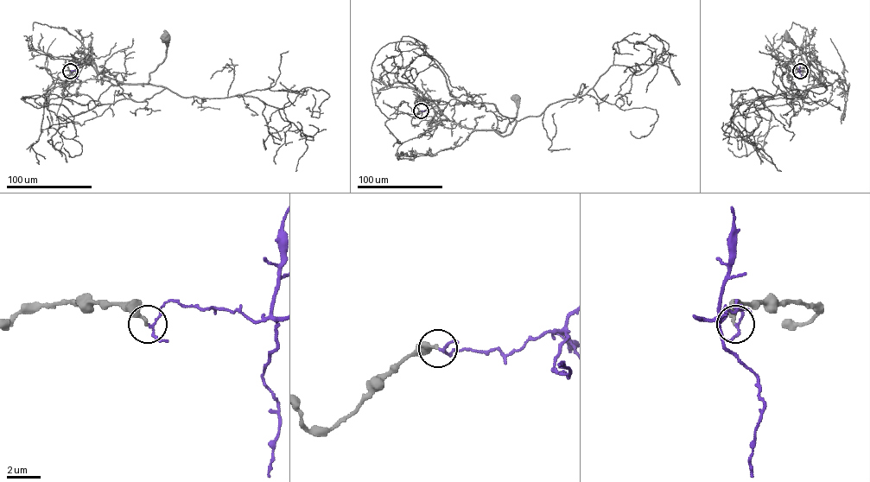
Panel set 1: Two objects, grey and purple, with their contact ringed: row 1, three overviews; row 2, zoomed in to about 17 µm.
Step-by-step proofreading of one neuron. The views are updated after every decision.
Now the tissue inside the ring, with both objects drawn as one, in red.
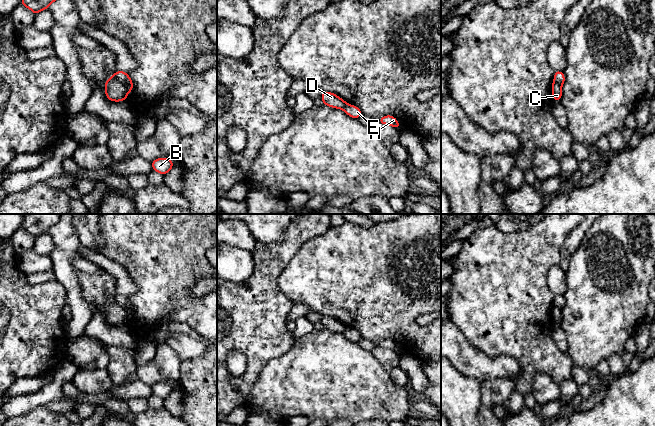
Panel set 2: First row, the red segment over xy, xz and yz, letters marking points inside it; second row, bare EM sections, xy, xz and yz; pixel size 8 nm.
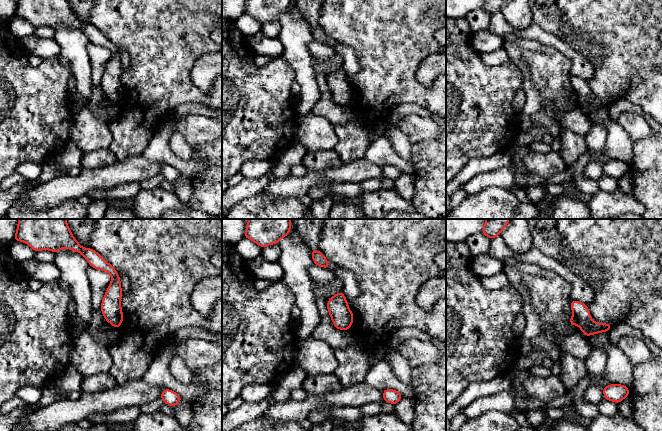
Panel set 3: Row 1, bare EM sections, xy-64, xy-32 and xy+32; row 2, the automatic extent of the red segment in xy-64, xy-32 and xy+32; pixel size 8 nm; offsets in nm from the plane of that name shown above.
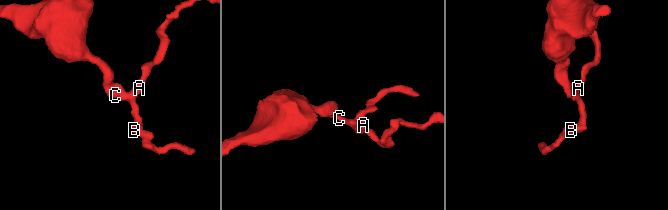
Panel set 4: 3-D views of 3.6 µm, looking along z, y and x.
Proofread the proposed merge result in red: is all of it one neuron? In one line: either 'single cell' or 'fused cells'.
fused cells

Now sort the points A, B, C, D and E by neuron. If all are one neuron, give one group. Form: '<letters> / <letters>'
A B E / C D

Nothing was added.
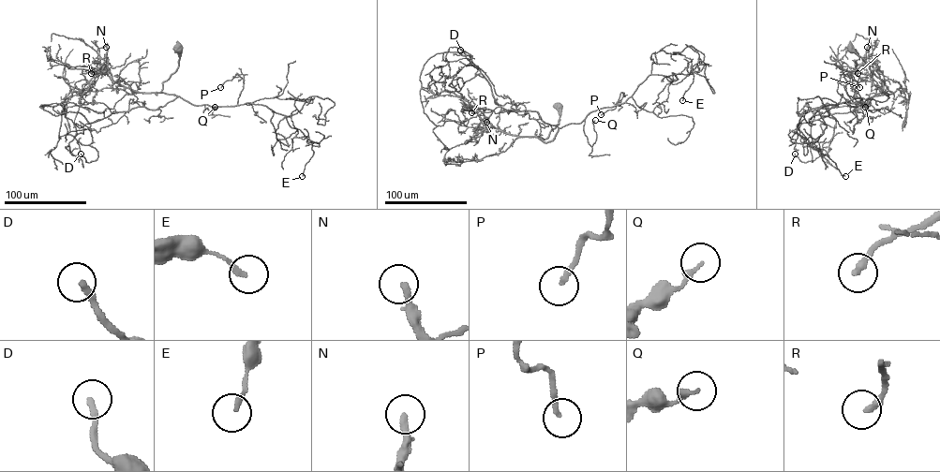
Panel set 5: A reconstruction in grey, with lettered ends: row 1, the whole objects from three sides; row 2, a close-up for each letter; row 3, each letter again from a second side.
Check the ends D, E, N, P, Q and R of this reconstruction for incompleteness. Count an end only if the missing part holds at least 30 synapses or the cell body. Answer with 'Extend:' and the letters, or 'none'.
Extend: D, N

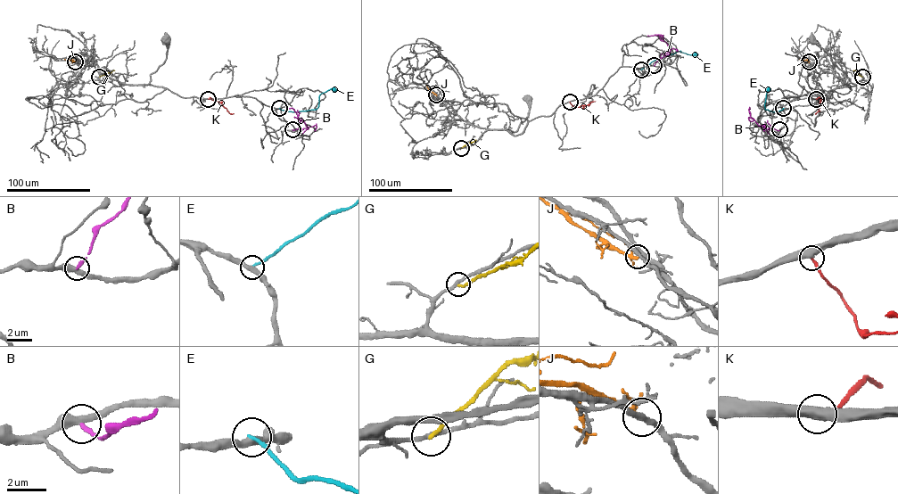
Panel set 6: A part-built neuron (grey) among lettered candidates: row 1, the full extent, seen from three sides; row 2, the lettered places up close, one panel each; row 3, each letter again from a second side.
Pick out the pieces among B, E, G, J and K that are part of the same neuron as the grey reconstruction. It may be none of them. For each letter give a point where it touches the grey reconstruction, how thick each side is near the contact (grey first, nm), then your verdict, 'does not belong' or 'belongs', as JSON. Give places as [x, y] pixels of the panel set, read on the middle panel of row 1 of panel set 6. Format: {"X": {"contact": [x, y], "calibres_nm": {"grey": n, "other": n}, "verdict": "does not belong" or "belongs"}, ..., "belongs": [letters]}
{"B": {"contact": [654, 65], "calibres_nm": {"grey": 400, "other": 240}, "verdict": "does not belong"}, "E": {"contact": [641, 69], "calibres_nm": {"grey": 360, "other": 180}, "verdict": "does not belong"}, "G": {"contact": [461, 148], "calibres_nm": {"grey": 240, "other": 220}, "verdict": "does not belong"}, "J": {"contact": [436, 94], "calibres_nm": {"grey": 280, "other": 150}, "verdict": "does not belong"}, "K": {"contact": [570, 102], "calibres_nm": {"grey": 500, "other": 220}, "verdict": "belongs"}, "belongs": ["K"]}

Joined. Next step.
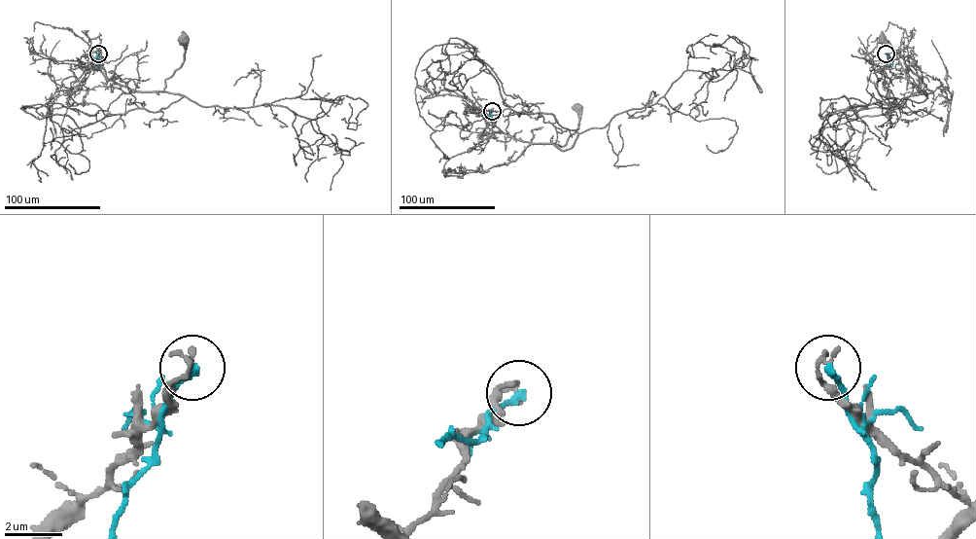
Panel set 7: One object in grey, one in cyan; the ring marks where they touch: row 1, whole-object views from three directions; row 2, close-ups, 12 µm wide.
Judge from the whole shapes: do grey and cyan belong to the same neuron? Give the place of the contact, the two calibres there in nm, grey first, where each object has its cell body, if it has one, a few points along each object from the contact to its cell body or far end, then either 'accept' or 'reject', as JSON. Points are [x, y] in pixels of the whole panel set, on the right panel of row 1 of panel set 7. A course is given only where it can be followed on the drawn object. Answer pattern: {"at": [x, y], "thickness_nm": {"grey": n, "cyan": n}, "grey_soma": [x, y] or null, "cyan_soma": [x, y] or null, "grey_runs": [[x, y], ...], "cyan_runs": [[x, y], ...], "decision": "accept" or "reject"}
{"at": [886, 53], "thickness_nm": {"grey": 240, "cyan": 240}, "grey_soma": [883, 40], "cyan_soma": null, "grey_runs": [[886, 53], [898, 59], [905, 76], [919, 91], [922, 78], [910, 69], [899, 53], [883, 41]], "cyan_runs": [[886, 53], [892, 66]], "decision": "reject"}

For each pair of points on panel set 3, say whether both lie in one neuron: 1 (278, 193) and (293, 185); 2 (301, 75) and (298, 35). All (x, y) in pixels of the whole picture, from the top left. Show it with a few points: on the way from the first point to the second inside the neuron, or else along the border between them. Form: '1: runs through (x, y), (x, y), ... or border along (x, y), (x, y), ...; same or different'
1: runs through (282, 189), (289, 187); same
2: runs through (301, 65), (301, 60), (298, 56), (298, 45); same

